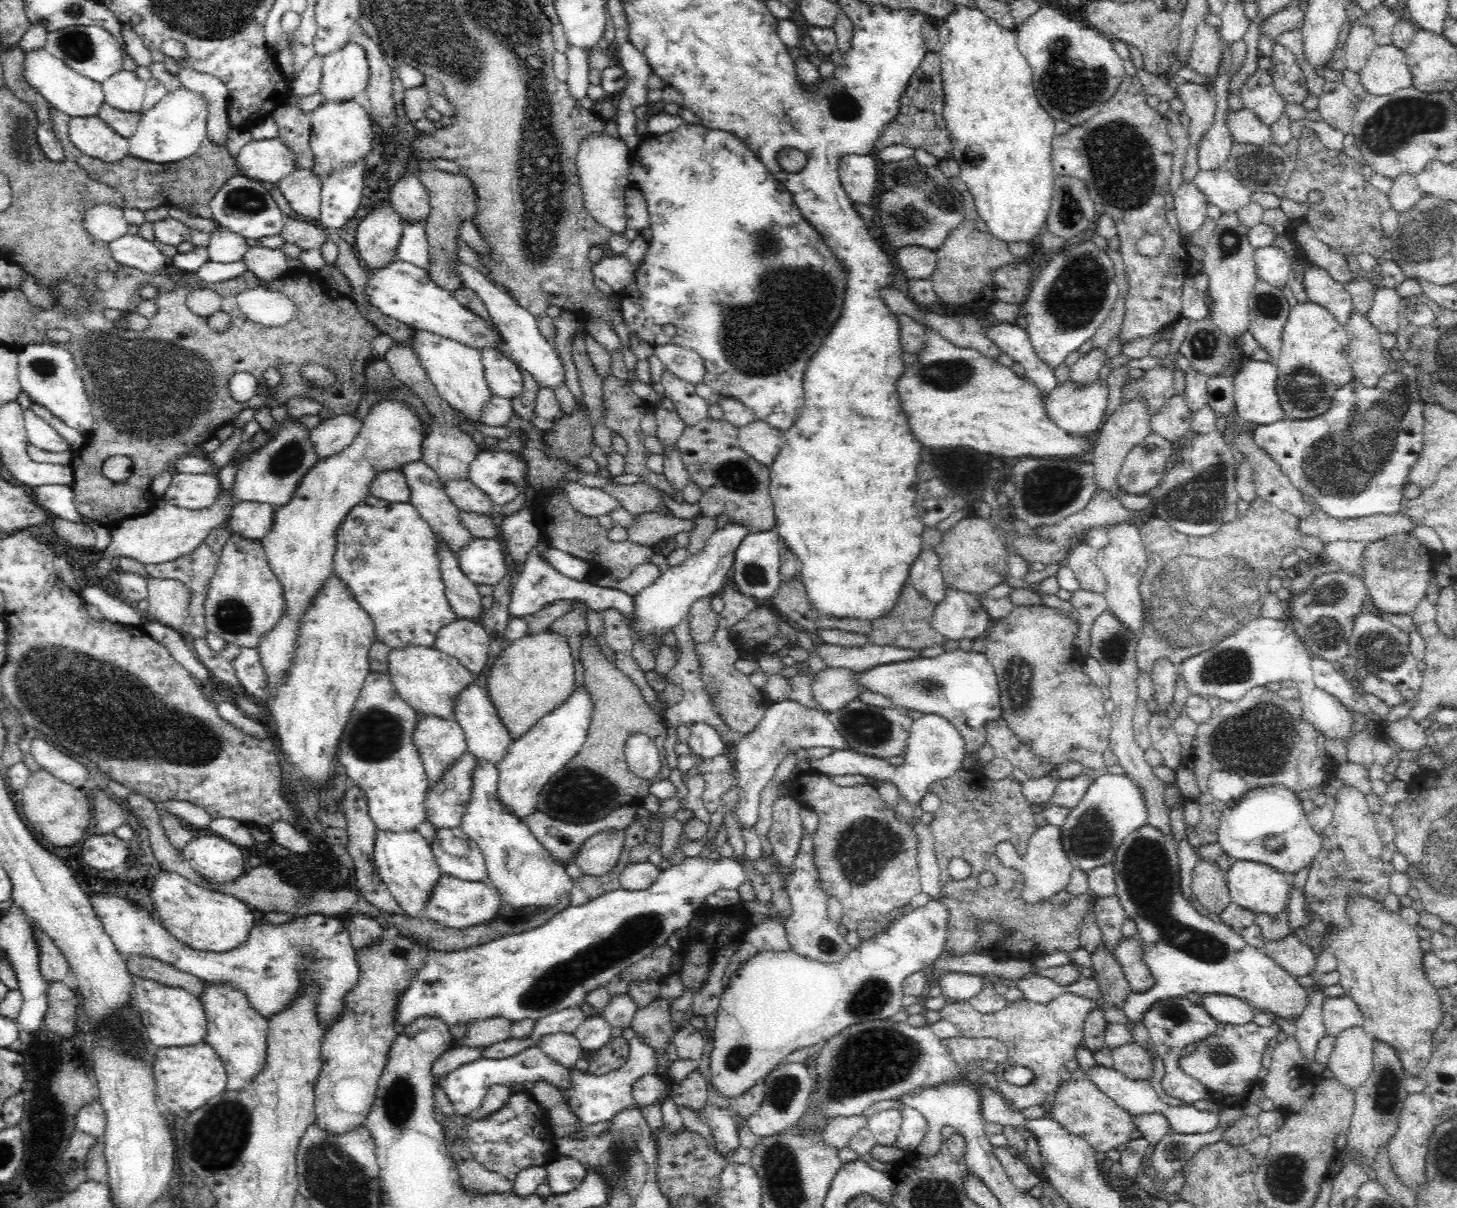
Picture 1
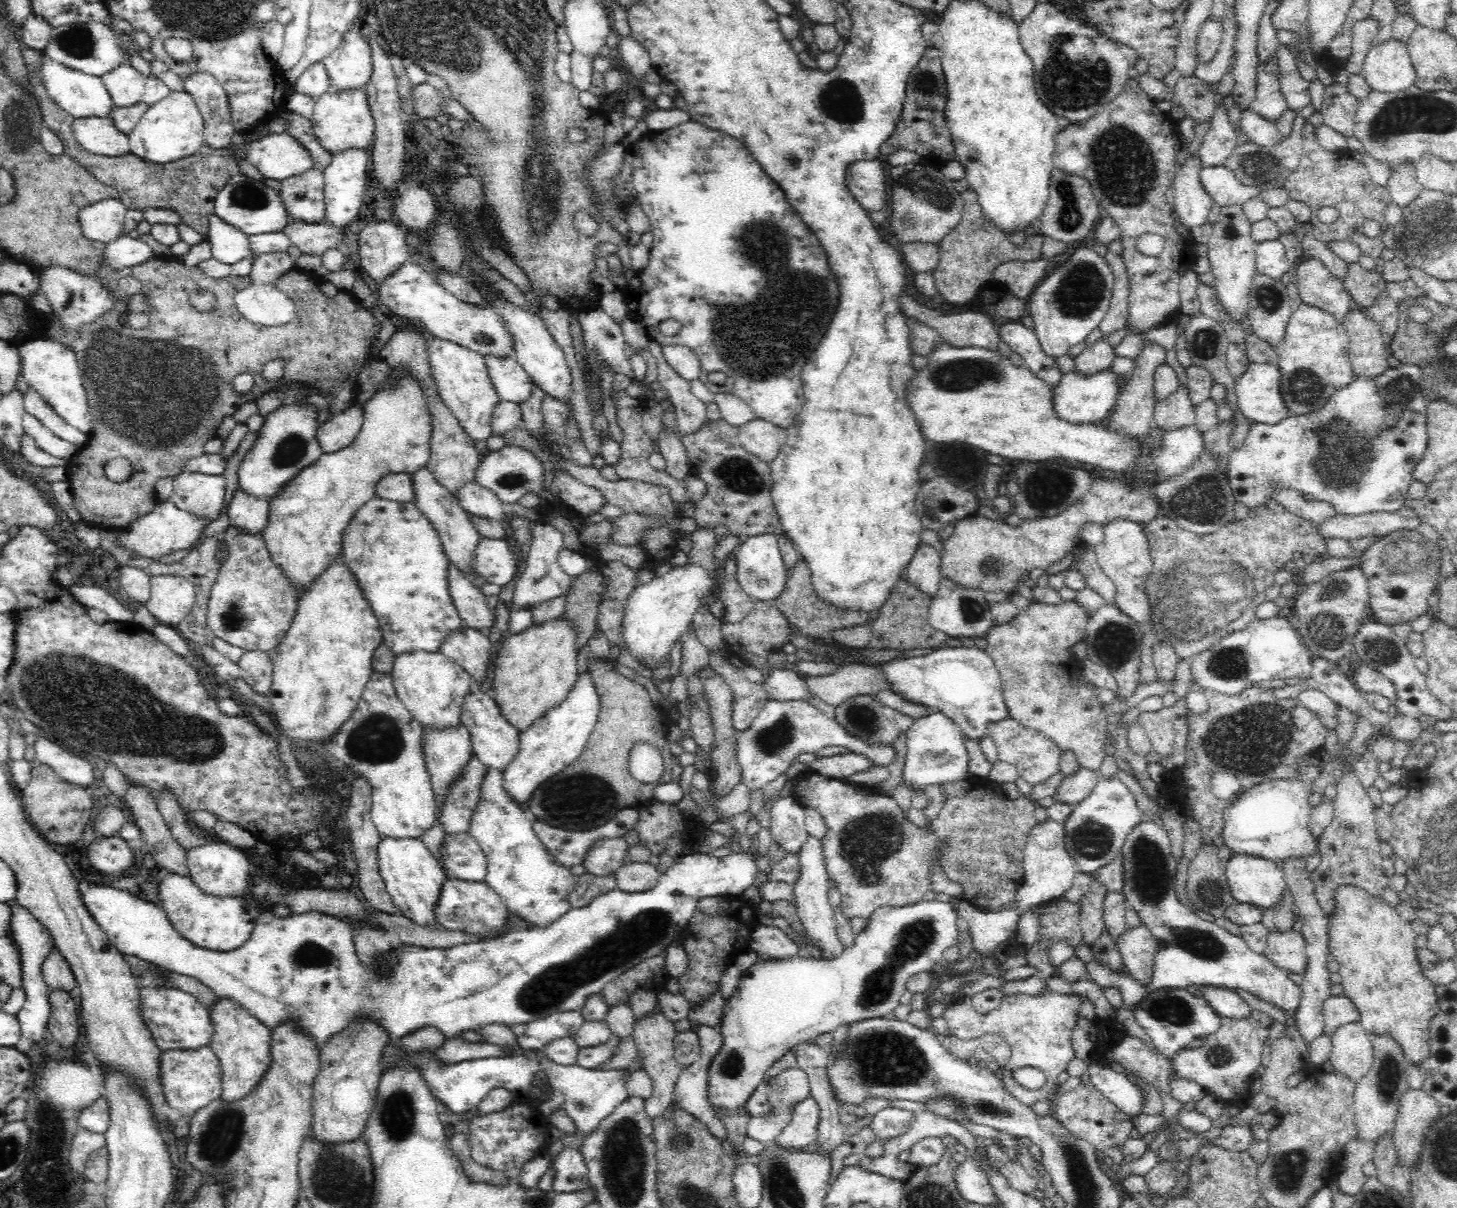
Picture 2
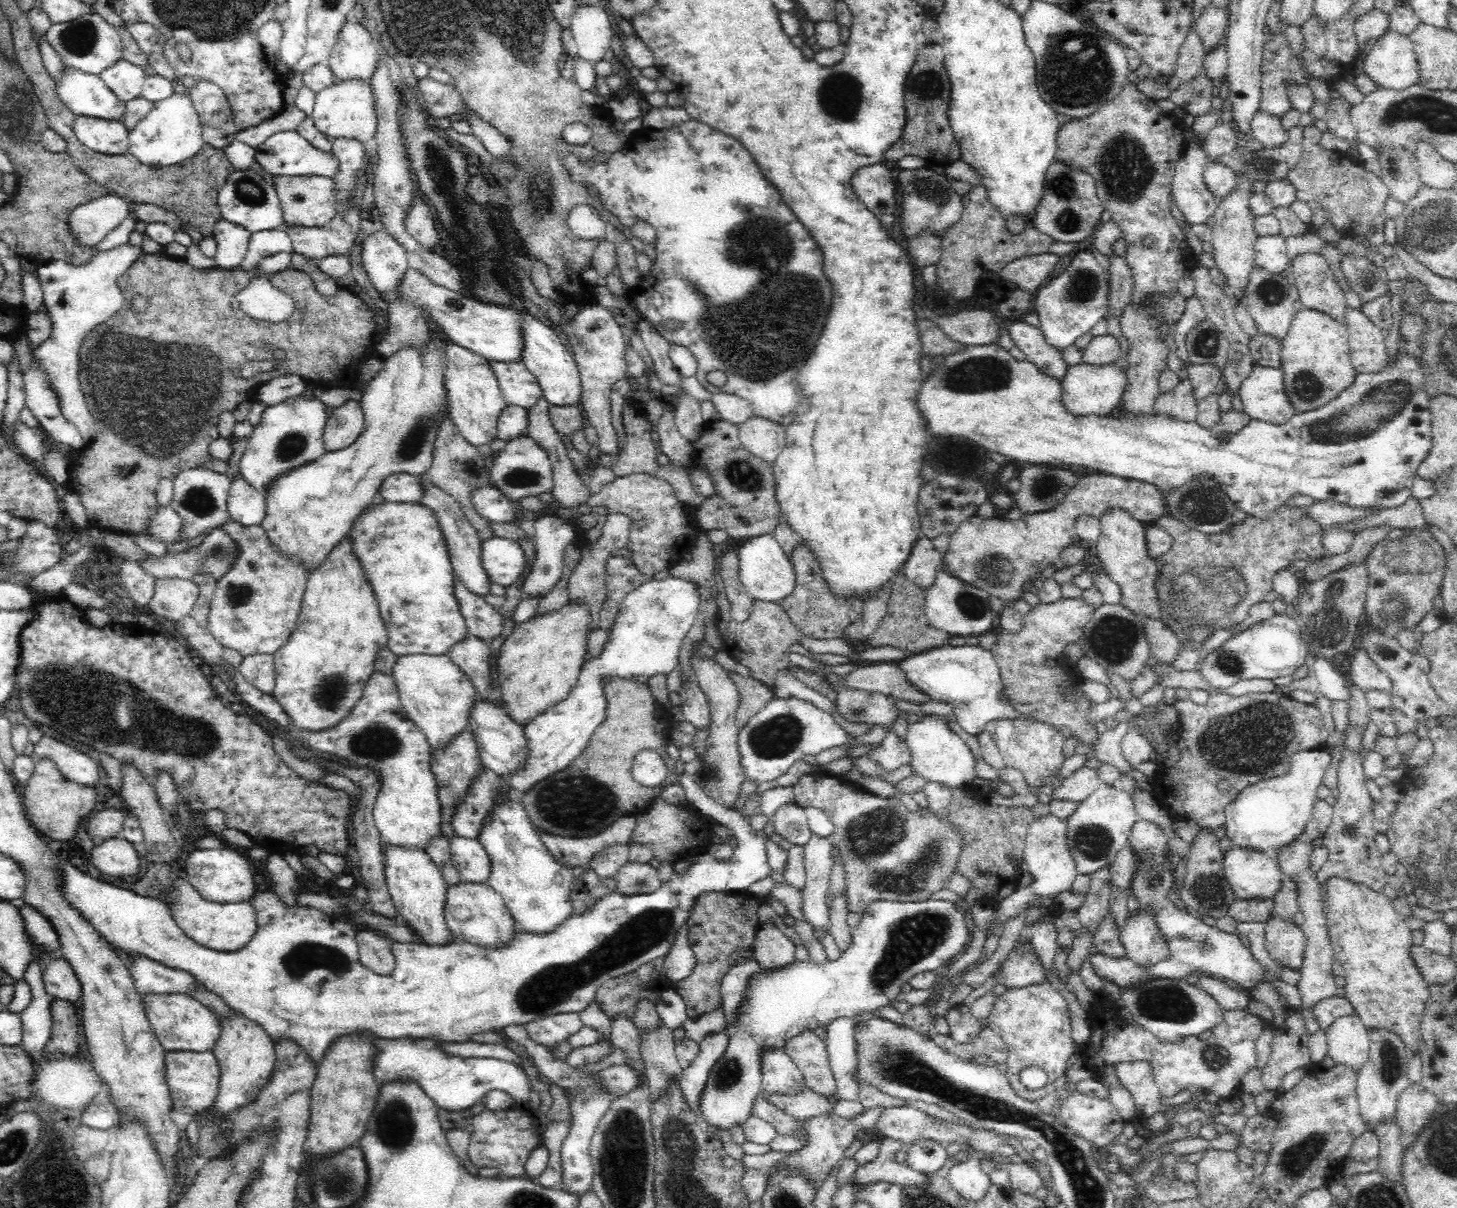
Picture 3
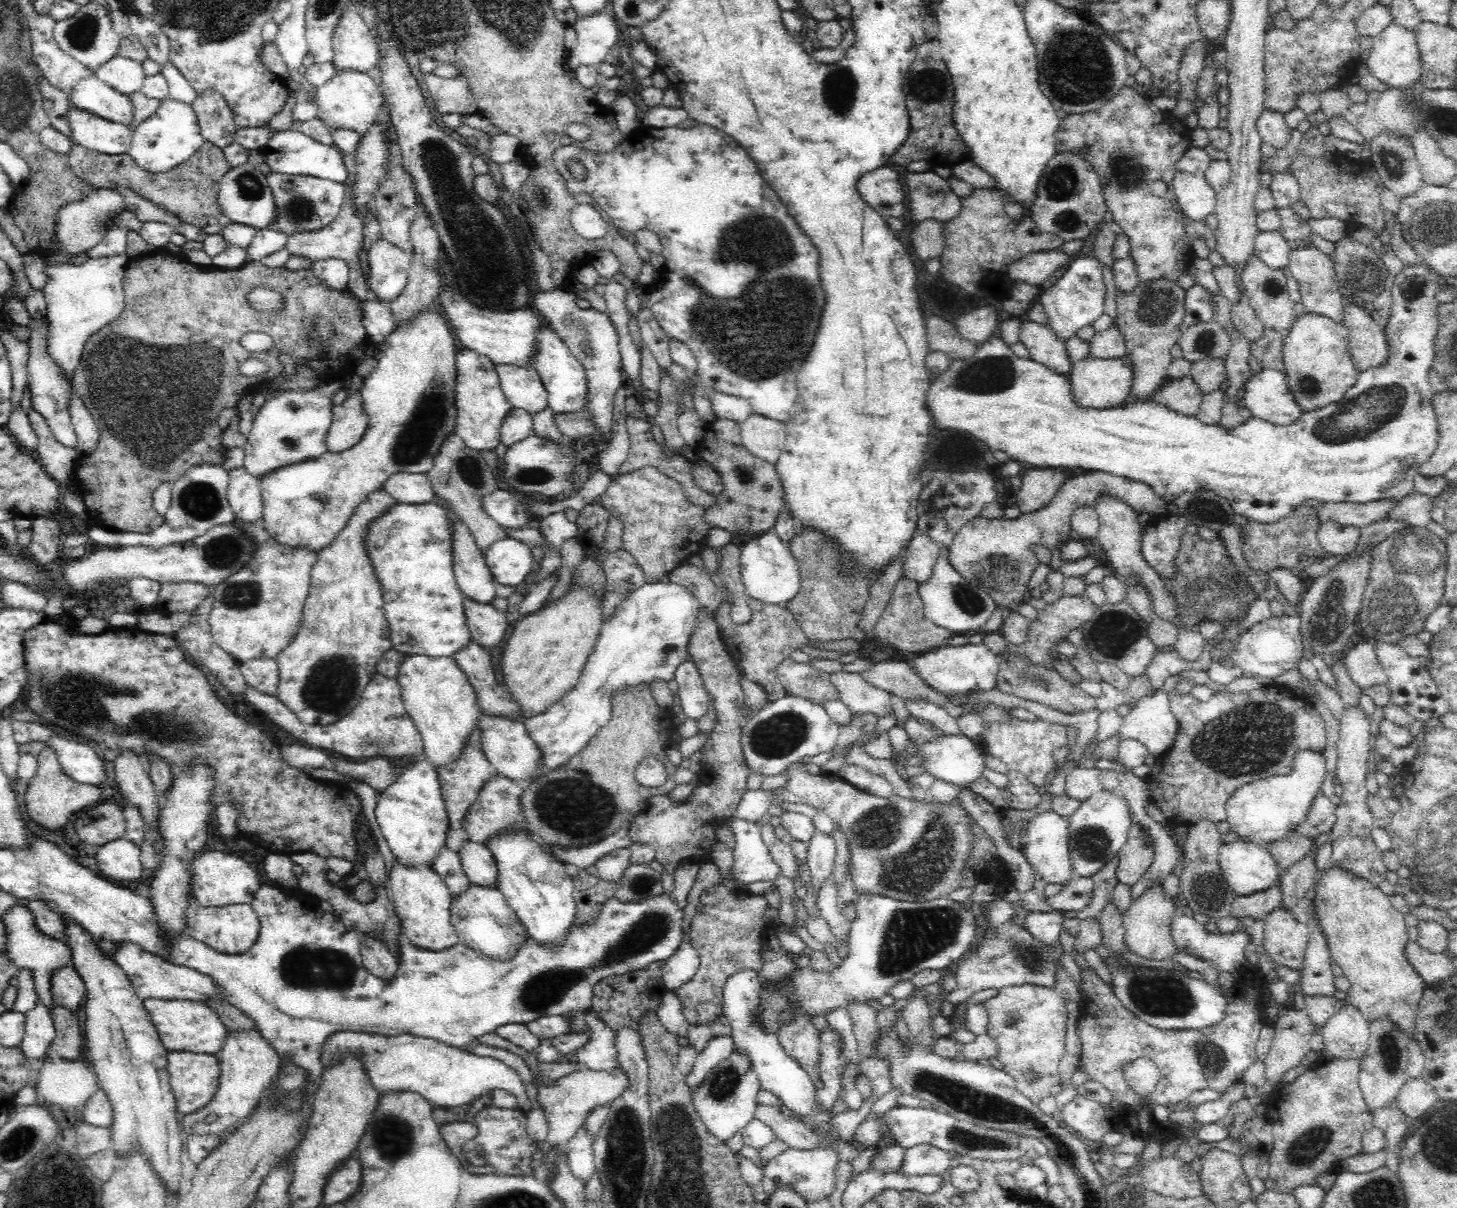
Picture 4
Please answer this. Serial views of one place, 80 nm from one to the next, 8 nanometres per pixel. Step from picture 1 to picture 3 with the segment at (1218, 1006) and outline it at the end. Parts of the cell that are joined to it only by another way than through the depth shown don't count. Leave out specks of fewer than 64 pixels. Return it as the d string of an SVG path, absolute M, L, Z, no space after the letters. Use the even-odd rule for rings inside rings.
M1200 977L1198 986L1206 992L1224 1012L1242 1012L1247 1010L1248 1004L1250 1004L1248 995L1216 979Z

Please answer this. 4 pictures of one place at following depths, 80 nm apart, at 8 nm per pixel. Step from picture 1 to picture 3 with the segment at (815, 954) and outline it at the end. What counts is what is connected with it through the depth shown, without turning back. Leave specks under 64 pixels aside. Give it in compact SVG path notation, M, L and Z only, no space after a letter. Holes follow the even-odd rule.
M815 834L804 848L805 884L800 889L802 916L816 934L829 934L830 915L827 904L832 874L832 844Z

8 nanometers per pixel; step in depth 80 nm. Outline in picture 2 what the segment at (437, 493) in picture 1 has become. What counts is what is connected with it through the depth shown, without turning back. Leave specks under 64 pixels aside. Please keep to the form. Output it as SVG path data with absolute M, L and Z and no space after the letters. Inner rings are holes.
M427 467L417 468L412 471L409 474L409 478L412 478L412 489L414 489L413 502L421 514L432 523L434 530L441 540L443 551L448 560L452 561L454 565L458 565L468 575L468 579L474 585L478 587L482 586L484 582L477 576L473 576L469 571L469 560L471 559L474 547L478 544L481 537L474 530L467 512L458 504L453 494L436 481L436 477L434 477L432 471Z

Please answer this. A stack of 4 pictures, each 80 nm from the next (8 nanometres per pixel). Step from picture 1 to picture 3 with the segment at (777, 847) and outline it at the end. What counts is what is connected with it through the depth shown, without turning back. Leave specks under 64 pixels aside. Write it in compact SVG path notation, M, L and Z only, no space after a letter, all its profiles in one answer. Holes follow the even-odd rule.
M794 800L779 806L771 819L774 832L793 846L803 848L814 835L809 828L810 820L804 814L804 809Z

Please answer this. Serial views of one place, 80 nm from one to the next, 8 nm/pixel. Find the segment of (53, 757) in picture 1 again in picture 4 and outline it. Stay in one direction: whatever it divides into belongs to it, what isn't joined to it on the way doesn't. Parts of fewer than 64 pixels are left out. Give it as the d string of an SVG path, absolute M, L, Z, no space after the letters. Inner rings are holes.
M55 731L46 742L32 742L32 754L37 757L44 748L51 748L63 773L74 782L98 788L106 780L102 759L87 744L62 737Z

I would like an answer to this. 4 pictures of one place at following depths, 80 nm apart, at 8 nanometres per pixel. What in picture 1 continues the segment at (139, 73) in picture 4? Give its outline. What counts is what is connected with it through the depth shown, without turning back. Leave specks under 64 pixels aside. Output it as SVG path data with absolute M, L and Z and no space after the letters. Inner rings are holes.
M122 70L101 84L106 104L132 115L143 114L145 81L135 72Z

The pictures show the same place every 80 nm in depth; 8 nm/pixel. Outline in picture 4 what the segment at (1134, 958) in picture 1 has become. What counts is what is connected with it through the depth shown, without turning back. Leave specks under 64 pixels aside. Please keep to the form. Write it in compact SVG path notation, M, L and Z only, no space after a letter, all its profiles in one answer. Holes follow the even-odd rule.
M1163 889L1146 890L1142 896L1133 901L1132 906L1123 915L1125 928L1125 945L1130 952L1144 960L1161 960L1172 963L1177 948L1169 935L1169 918L1177 912L1174 901L1167 897Z

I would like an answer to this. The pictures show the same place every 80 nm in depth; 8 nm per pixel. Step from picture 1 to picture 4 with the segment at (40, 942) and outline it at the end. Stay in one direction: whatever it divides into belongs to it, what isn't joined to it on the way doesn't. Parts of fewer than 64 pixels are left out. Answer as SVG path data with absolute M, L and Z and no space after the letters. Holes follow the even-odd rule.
M64 966L50 976L49 991L54 1004L64 1005L74 1013L85 996L84 983L71 966Z

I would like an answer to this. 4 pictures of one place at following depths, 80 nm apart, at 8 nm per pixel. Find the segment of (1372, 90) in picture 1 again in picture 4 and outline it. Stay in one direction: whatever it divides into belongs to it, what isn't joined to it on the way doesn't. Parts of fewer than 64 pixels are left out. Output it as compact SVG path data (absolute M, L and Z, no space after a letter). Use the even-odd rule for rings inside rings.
M1394 23L1388 24L1388 28L1384 28L1384 32L1373 37L1373 46L1369 56L1363 61L1372 76L1388 88L1403 89L1419 84L1421 62L1412 30L1404 30Z

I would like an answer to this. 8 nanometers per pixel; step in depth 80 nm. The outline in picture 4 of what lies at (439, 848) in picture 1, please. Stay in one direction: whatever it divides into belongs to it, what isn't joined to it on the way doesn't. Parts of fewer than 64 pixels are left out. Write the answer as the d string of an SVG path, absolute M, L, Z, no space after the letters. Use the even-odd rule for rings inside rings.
M464 842L458 853L462 861L464 875L471 885L494 887L496 882L496 865L486 846L475 842Z

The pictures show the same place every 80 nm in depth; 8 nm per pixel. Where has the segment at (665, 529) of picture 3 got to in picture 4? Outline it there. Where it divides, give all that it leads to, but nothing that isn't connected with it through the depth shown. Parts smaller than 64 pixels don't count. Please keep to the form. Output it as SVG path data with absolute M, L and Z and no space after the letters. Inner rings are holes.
M650 466L614 478L595 502L624 523L622 550L629 552L636 559L648 583L659 581L662 575L669 575L676 567L686 564L690 556L698 554L713 528L703 519L704 508L688 502L682 493L682 487L676 481Z

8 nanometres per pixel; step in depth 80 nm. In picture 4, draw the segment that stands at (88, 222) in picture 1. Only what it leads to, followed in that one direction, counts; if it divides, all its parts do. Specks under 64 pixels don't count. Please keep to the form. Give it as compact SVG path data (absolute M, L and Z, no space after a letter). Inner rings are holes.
M99 188L98 192L90 194L86 200L82 202L72 202L68 206L64 206L58 212L56 218L56 231L58 231L58 239L62 243L62 254L50 254L46 256L45 262L53 263L54 261L68 261L67 256L70 253L79 253L90 250L96 246L110 228L110 224L116 222L116 218L127 210L124 197L118 191L113 191L108 188Z

